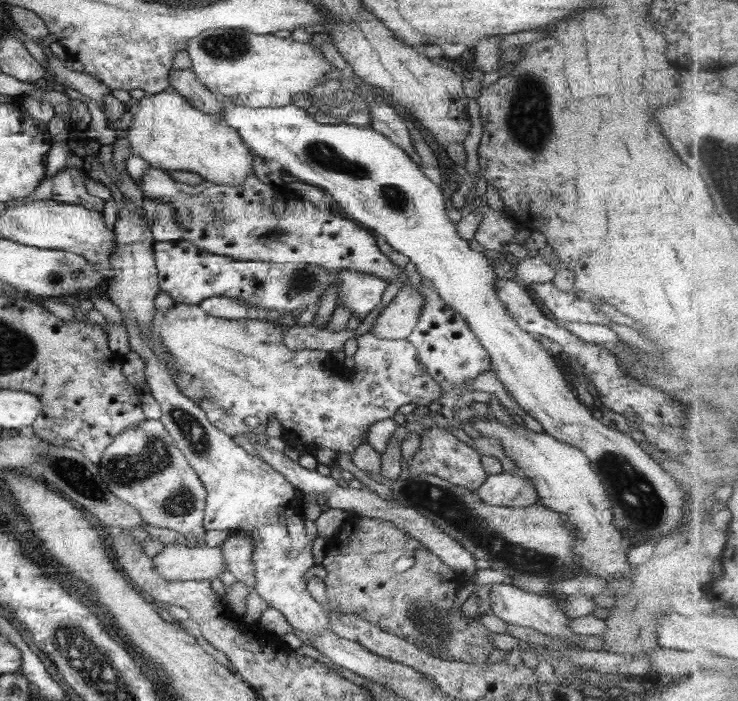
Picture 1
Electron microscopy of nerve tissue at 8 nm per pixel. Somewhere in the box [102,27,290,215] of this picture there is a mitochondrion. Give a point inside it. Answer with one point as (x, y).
(231, 45)

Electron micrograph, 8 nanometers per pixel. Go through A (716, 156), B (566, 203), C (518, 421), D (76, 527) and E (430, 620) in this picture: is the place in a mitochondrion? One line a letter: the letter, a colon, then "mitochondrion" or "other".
A: mitochondrion
B: other
C: other
D: other
E: mitochondrion

